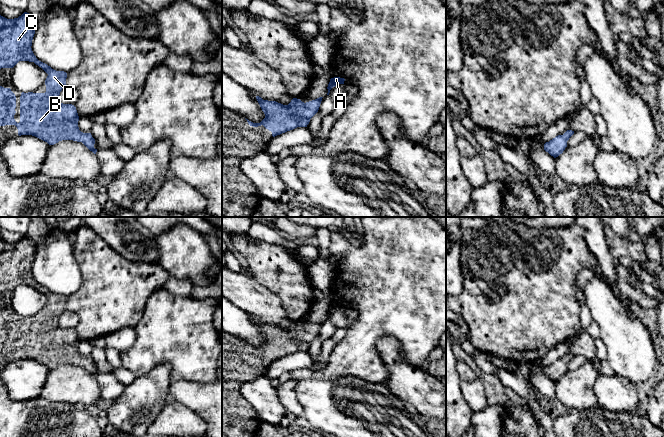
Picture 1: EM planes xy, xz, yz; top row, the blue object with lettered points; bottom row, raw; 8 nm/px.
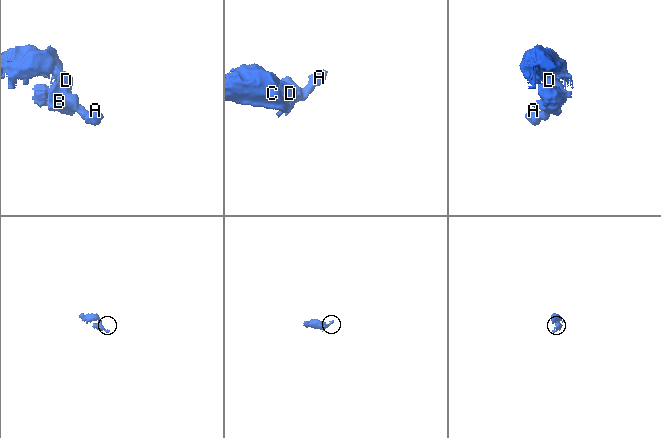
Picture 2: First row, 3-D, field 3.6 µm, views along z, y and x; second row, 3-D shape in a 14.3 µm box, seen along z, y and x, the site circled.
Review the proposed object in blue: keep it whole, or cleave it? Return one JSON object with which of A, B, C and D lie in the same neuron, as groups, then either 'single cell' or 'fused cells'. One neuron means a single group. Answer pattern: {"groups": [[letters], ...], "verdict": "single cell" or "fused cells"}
{"groups": [["A", "B", "C", "D"]], "verdict": "single cell"}

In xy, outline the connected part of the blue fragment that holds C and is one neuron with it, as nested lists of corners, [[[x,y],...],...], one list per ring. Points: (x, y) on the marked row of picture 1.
[[[27,12],[14,19],[0,15],[0,69],[13,68],[19,61],[29,61],[48,74],[45,93],[21,93],[19,123],[14,119],[15,94],[10,88],[0,86],[0,126],[15,125],[19,136],[32,135],[49,145],[62,140],[82,142],[96,154],[91,133],[79,130],[76,107],[59,101],[60,92],[66,87],[67,73],[39,61],[32,51],[36,23],[36,18]]]

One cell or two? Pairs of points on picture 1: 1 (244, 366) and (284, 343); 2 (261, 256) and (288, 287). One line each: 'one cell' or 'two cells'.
1: one cell
2: one cell

